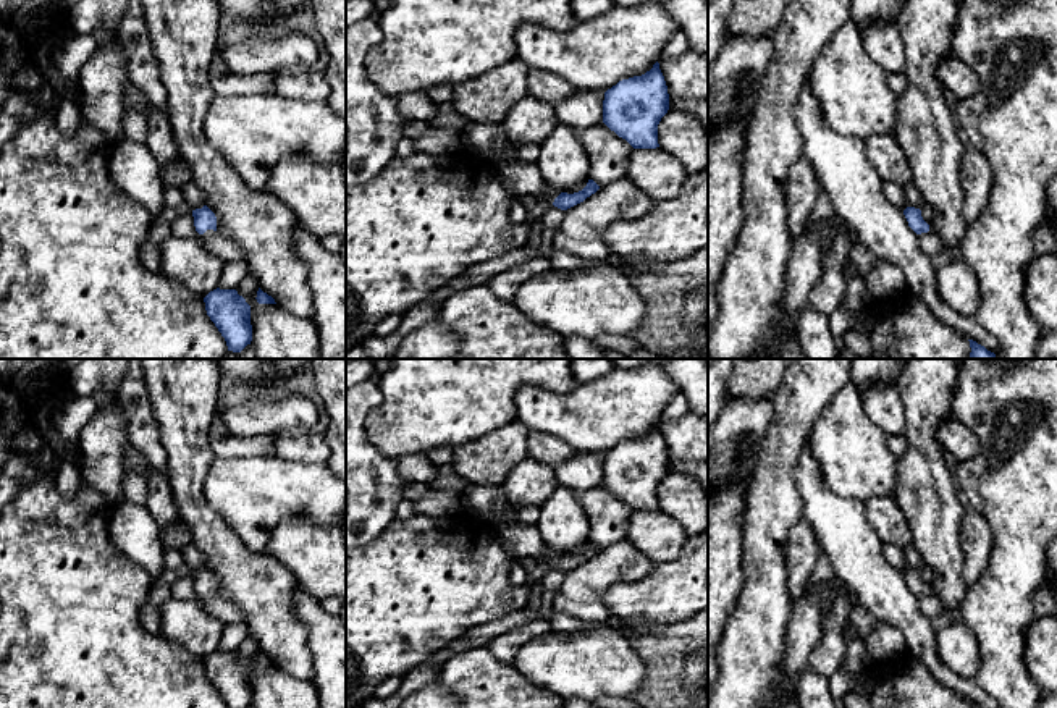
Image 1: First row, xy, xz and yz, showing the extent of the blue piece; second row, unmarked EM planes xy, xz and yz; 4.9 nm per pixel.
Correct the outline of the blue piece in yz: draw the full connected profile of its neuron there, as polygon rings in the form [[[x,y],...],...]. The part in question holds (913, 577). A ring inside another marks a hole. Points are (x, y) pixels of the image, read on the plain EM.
[[[907,569],[907,571],[903,572],[903,577],[905,577],[907,584],[908,584],[908,588],[910,588],[916,596],[921,596],[921,595],[928,595],[928,593],[929,593],[929,587],[923,582],[920,571]]]

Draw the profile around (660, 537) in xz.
[[[656,509],[632,512],[625,542],[658,564],[677,559],[685,538],[685,529],[671,516]]]

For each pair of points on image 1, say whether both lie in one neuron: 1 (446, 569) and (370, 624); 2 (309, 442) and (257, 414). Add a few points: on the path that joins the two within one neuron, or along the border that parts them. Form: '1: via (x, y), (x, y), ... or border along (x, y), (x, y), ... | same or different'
1: via (427, 581), (390, 605) | same
2: border along (309, 429), (293, 432) | different

